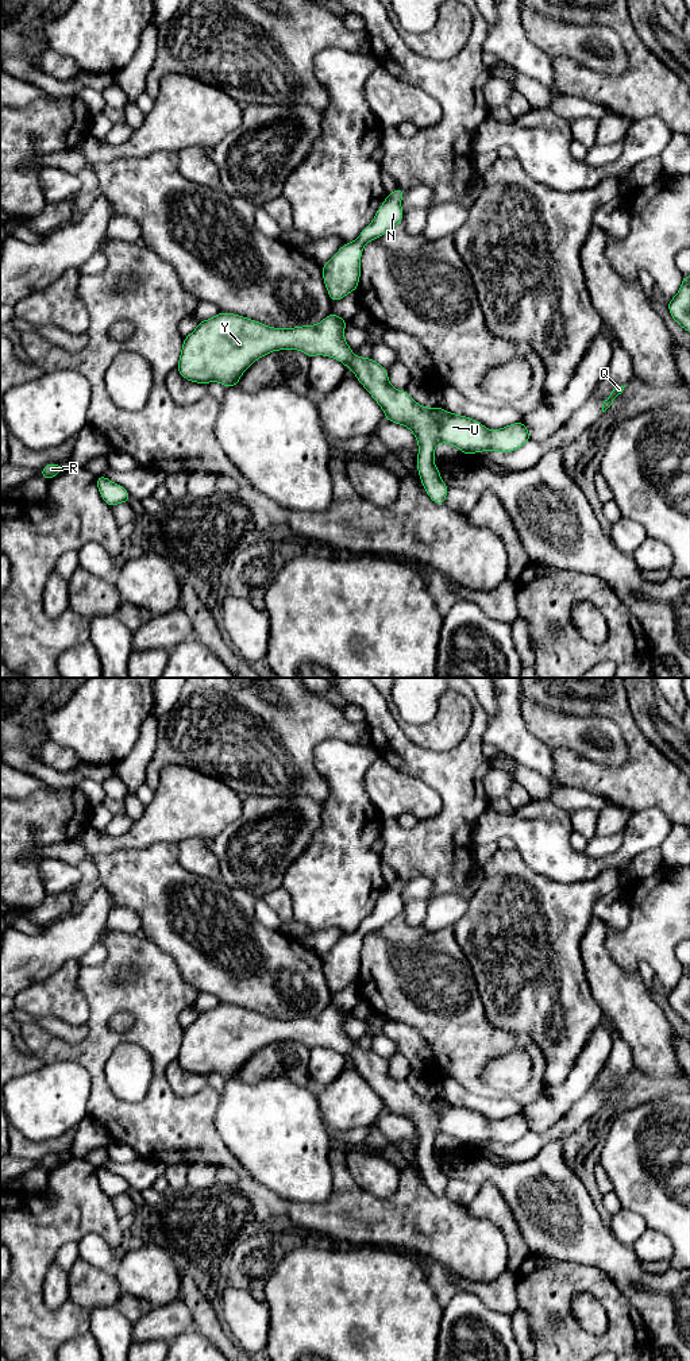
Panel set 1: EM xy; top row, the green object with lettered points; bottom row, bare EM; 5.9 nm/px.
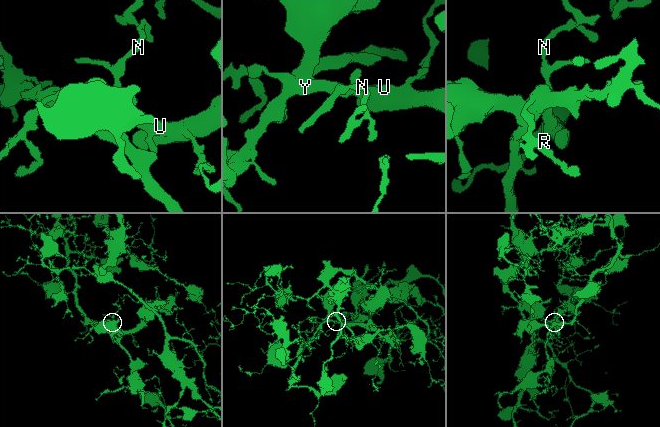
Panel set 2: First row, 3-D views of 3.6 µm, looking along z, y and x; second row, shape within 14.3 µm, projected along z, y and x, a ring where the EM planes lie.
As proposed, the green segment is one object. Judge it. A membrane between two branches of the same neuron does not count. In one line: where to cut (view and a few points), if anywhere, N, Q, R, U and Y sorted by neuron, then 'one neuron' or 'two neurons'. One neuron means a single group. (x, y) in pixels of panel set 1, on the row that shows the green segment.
cut none; groups N Q R U Y; one neuron

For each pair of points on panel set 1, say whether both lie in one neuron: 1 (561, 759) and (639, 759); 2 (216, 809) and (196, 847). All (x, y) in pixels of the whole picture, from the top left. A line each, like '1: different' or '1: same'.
1: same
2: different

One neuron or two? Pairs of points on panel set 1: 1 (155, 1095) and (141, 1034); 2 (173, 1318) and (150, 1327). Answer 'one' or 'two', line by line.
1: one
2: one

